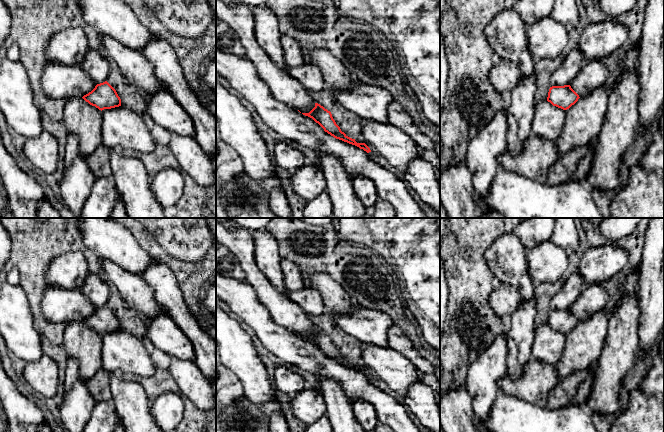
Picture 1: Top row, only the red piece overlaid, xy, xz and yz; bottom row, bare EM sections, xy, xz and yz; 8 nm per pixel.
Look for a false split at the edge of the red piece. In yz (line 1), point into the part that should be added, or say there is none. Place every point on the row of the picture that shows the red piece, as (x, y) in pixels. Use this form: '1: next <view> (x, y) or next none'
1: next yz (592, 75)

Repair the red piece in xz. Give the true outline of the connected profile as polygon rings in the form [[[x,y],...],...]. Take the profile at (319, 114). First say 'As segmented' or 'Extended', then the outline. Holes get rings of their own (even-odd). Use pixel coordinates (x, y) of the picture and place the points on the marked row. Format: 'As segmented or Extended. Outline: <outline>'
Extended. Outline: [[[216,49],[216,72],[223,76],[239,94],[255,107],[263,122],[276,133],[316,153],[334,155],[340,160],[352,179],[356,176],[364,176],[372,180],[378,198],[393,206],[395,218],[427,218],[407,190],[406,183],[391,171],[374,162],[368,155],[371,152],[370,148],[365,143],[357,143],[355,139],[342,132],[331,112],[323,106],[315,103],[315,107],[309,113],[301,113],[299,110],[276,100],[269,87],[260,79],[254,65],[245,57],[225,54]]]

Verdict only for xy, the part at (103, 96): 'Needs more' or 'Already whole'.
Needs more

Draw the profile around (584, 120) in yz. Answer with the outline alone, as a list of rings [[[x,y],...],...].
[[[601,86],[591,94],[580,97],[574,105],[565,110],[565,124],[560,135],[553,140],[559,157],[573,148],[598,140],[604,125],[611,89]]]

